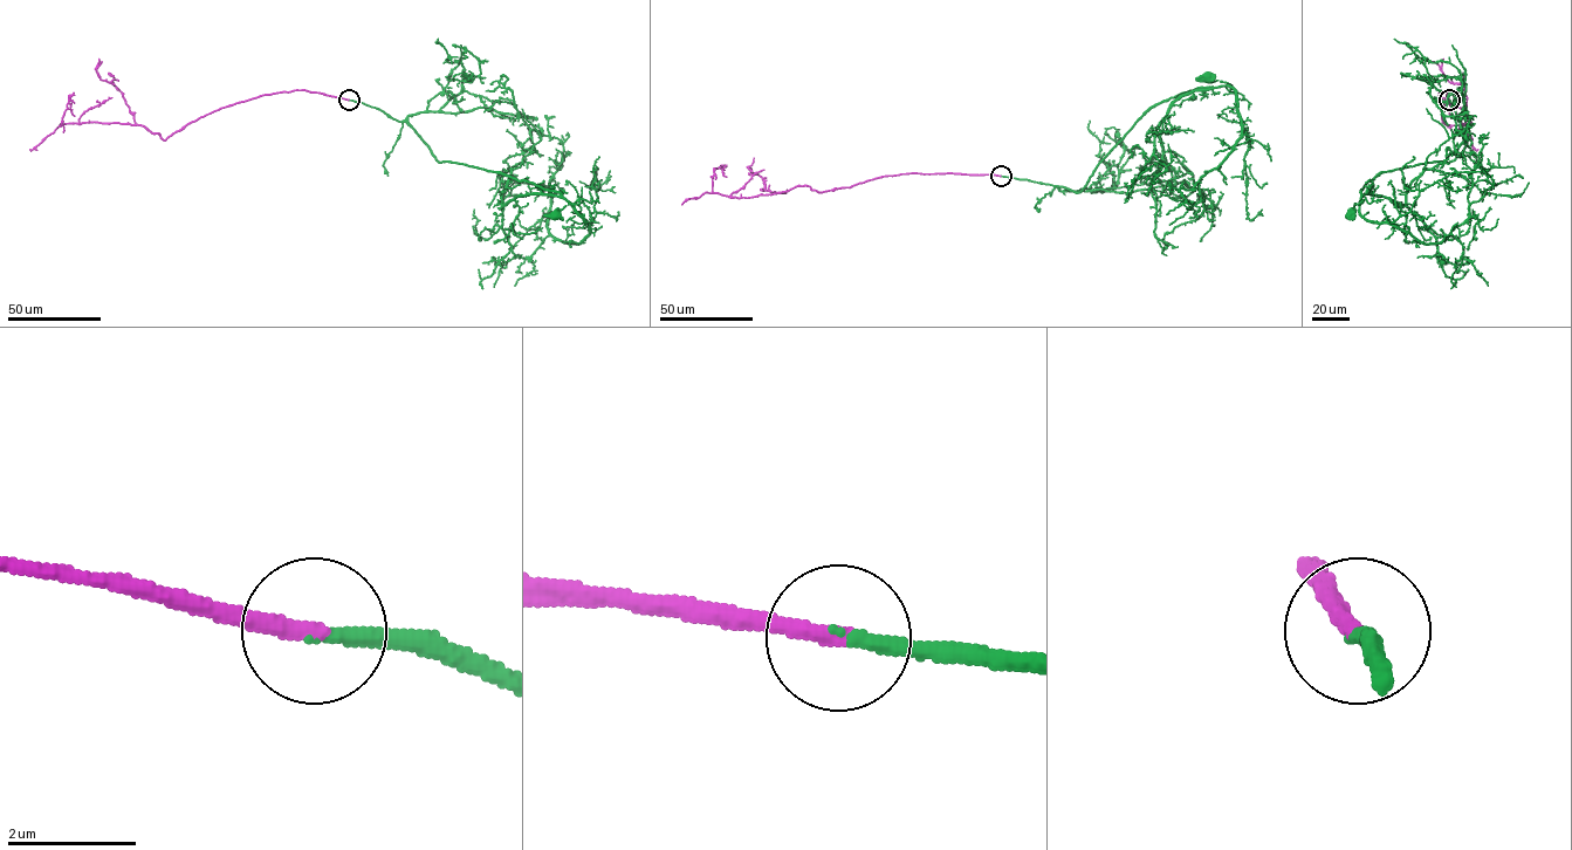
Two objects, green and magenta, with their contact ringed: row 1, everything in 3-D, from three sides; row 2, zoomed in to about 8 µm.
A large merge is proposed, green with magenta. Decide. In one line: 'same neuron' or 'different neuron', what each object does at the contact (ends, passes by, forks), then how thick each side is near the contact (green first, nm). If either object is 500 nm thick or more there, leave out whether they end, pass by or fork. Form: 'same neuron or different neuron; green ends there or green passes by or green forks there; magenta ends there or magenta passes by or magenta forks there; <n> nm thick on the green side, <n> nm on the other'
same neuron; green ends there; magenta ends there; 220 nm thick on the green side, 280 nm on the other

